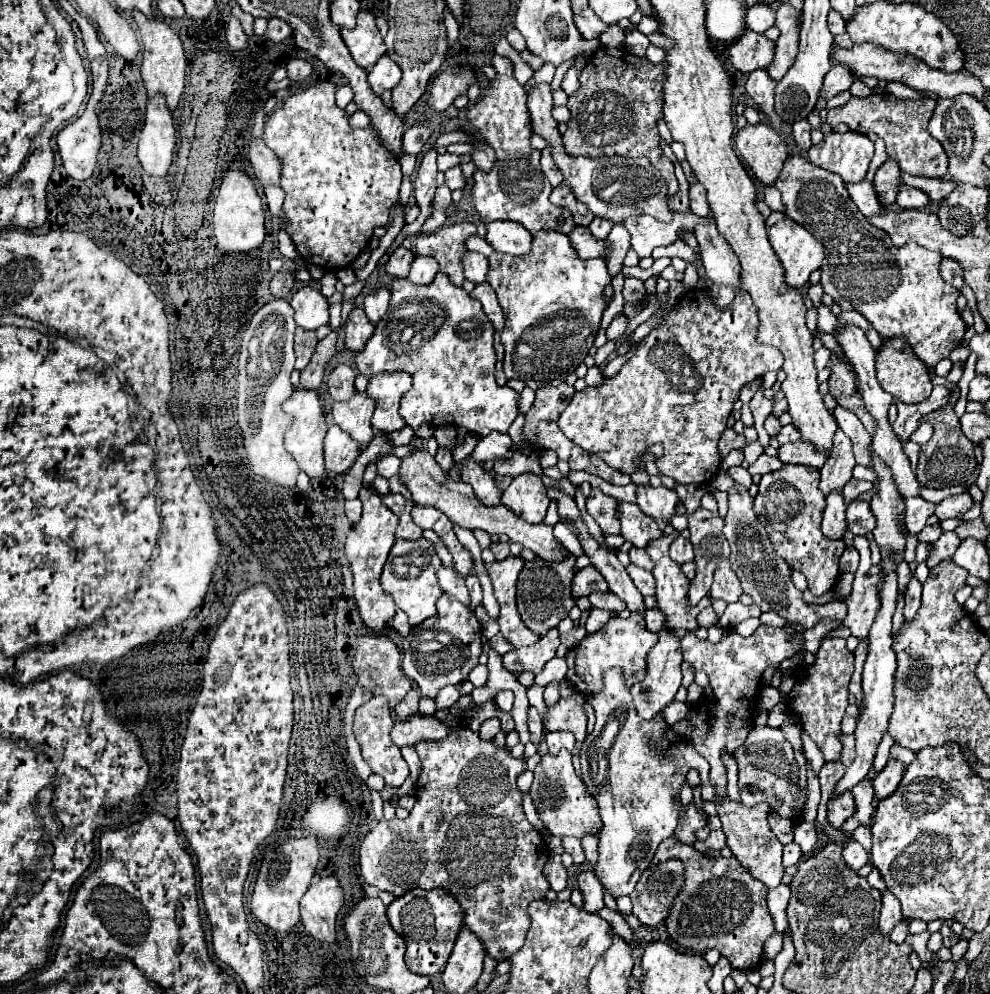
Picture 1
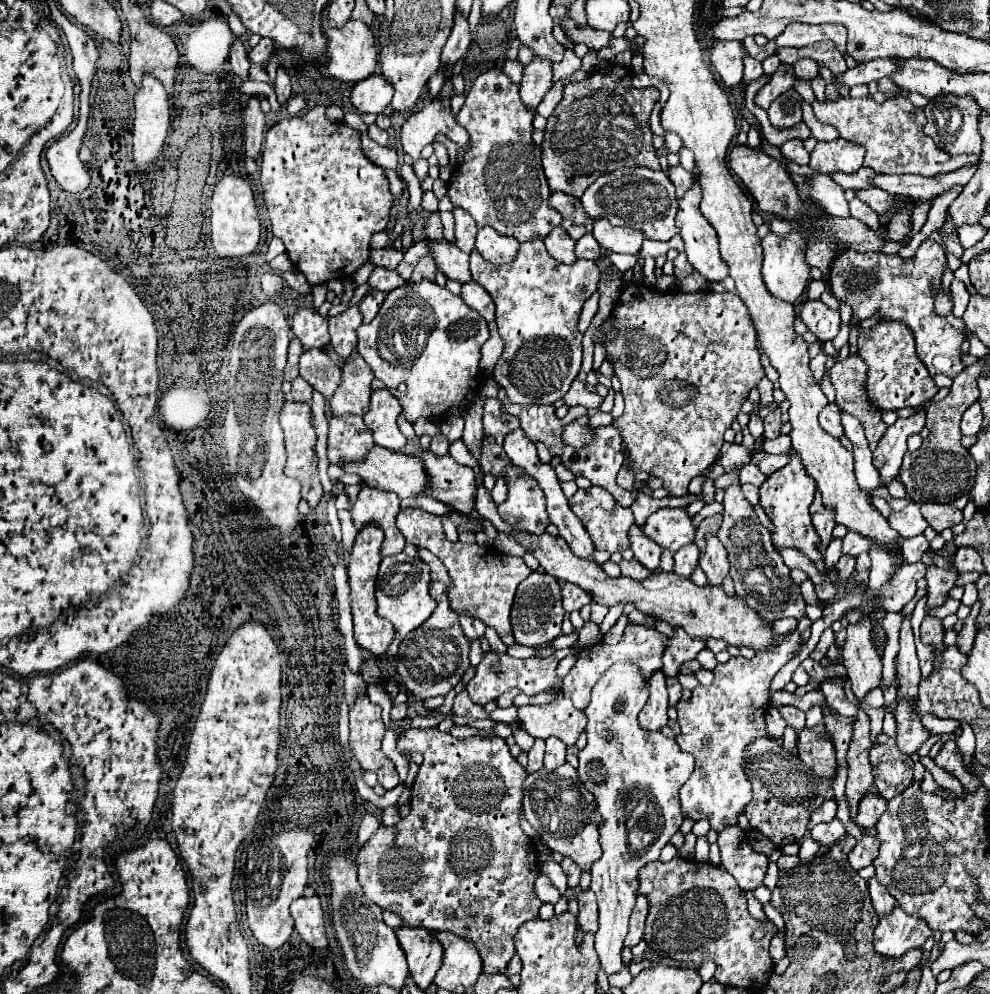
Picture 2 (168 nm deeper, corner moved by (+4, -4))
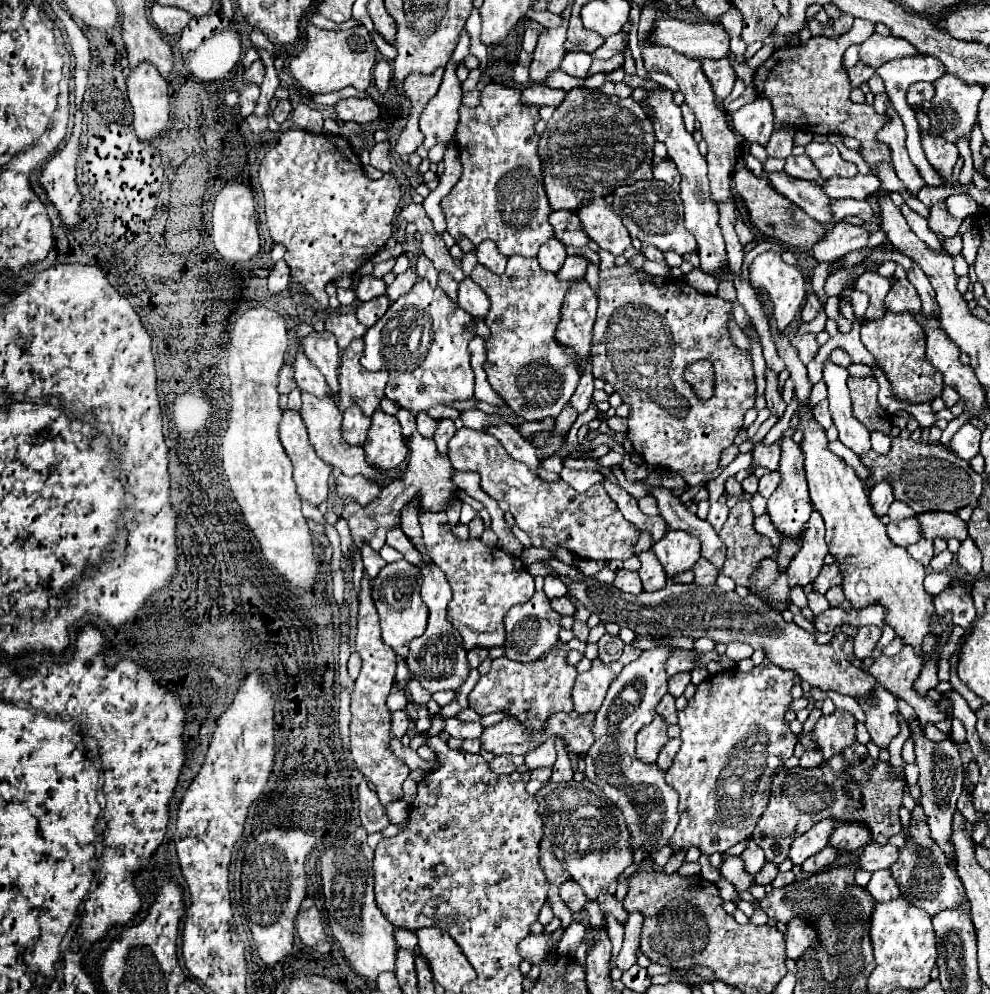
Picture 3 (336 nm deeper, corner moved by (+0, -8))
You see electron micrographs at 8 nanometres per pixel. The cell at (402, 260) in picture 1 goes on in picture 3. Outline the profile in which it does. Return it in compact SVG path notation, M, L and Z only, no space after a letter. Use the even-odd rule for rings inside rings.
M361 276L359 282L355 284L355 294L357 294L357 300L367 302L375 296L385 294L385 282L375 276Z

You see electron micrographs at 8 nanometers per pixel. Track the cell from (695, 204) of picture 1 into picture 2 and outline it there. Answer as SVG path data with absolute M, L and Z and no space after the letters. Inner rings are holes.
M675 166L675 168L671 168L671 170L669 170L669 178L671 178L671 182L675 184L675 188L677 188L677 196L679 196L679 198L691 188L691 184L695 184L695 176L693 176L693 172L685 170L683 166Z

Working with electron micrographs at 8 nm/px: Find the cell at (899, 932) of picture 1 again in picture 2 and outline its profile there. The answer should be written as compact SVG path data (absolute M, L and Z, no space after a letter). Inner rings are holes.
M897 906L889 916L879 918L873 942L879 954L899 958L911 948L921 948L929 936L931 928L923 918L909 916Z

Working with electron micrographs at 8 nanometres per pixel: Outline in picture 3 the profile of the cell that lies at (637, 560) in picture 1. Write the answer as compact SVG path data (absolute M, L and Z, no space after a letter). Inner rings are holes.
M619 570L617 576L615 576L613 586L617 586L621 592L627 592L627 594L639 594L643 590L639 574L629 572L629 570Z

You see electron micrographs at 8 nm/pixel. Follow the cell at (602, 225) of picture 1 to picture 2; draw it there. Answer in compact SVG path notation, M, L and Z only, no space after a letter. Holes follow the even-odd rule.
M587 232L581 240L577 240L575 252L577 252L577 258L589 258L589 260L601 258L601 246L595 242L595 236L591 232Z

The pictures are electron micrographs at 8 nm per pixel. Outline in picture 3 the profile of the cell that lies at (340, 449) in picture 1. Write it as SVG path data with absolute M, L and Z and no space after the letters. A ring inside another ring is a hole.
M347 408L343 412L343 438L353 446L363 446L371 418L363 416L361 408Z

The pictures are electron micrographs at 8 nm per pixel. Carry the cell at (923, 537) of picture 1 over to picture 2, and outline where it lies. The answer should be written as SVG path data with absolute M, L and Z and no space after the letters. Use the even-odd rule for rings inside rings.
M915 536L915 538L909 538L901 544L901 552L903 552L903 558L907 564L913 564L913 562L919 562L921 556L929 550L929 542L925 540L925 536Z

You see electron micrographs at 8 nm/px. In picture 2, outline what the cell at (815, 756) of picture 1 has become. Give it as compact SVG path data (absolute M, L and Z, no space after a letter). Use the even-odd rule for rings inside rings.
M779 706L779 712L785 718L787 726L791 726L797 734L805 728L805 712L803 710L799 710L795 706Z

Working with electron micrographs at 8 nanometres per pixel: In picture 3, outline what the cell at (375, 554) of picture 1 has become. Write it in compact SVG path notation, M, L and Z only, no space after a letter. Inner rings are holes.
M367 576L361 580L361 600L359 600L359 624L357 624L357 636L355 636L355 652L361 656L361 674L355 680L355 690L351 694L351 756L355 760L357 770L375 786L375 792L379 796L379 802L385 806L389 802L401 800L403 790L401 784L409 776L409 766L401 762L393 752L391 752L391 712L385 704L393 680L395 680L395 664L397 656L381 642L381 630L379 630L379 616L375 610L375 604L371 600L371 582Z

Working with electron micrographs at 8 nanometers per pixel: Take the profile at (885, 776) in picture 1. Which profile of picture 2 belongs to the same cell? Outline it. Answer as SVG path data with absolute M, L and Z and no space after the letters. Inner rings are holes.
M873 790L873 796L865 796L861 802L859 802L859 812L855 816L855 822L859 828L873 828L879 820L879 816L887 810L887 804L889 800L883 798L879 792Z

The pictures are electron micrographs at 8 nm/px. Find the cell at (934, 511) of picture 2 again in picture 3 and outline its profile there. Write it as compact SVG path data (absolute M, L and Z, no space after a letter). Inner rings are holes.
M925 512L917 516L921 534L929 540L935 538L957 538L959 542L963 542L967 538L967 524L951 512Z

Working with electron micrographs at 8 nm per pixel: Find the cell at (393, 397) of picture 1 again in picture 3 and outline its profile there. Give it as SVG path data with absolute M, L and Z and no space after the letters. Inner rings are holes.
M377 410L371 420L373 424L363 444L367 464L373 464L373 468L377 468L379 472L397 468L407 456L407 444L401 436L397 418Z

